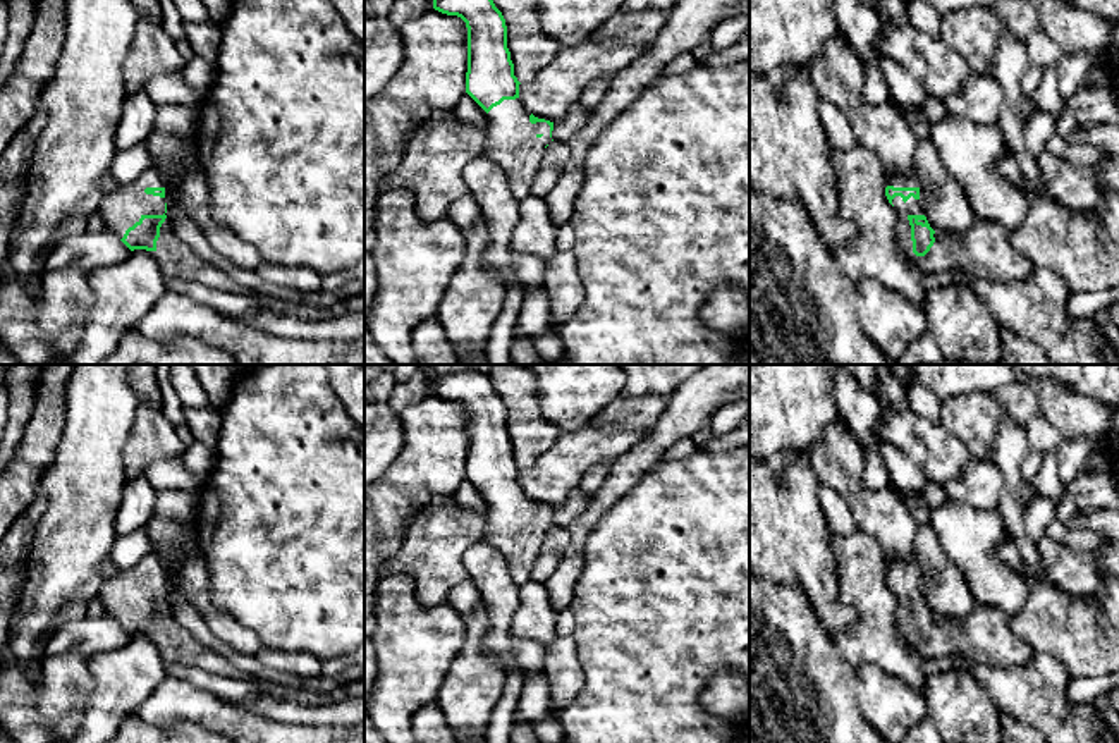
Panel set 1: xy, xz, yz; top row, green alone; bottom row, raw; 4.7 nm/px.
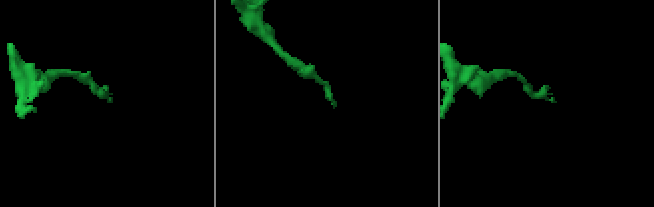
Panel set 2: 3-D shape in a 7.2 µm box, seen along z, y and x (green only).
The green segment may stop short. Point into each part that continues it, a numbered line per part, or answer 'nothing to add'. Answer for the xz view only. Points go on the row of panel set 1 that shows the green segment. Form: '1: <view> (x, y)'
1: xz (511, 143)

